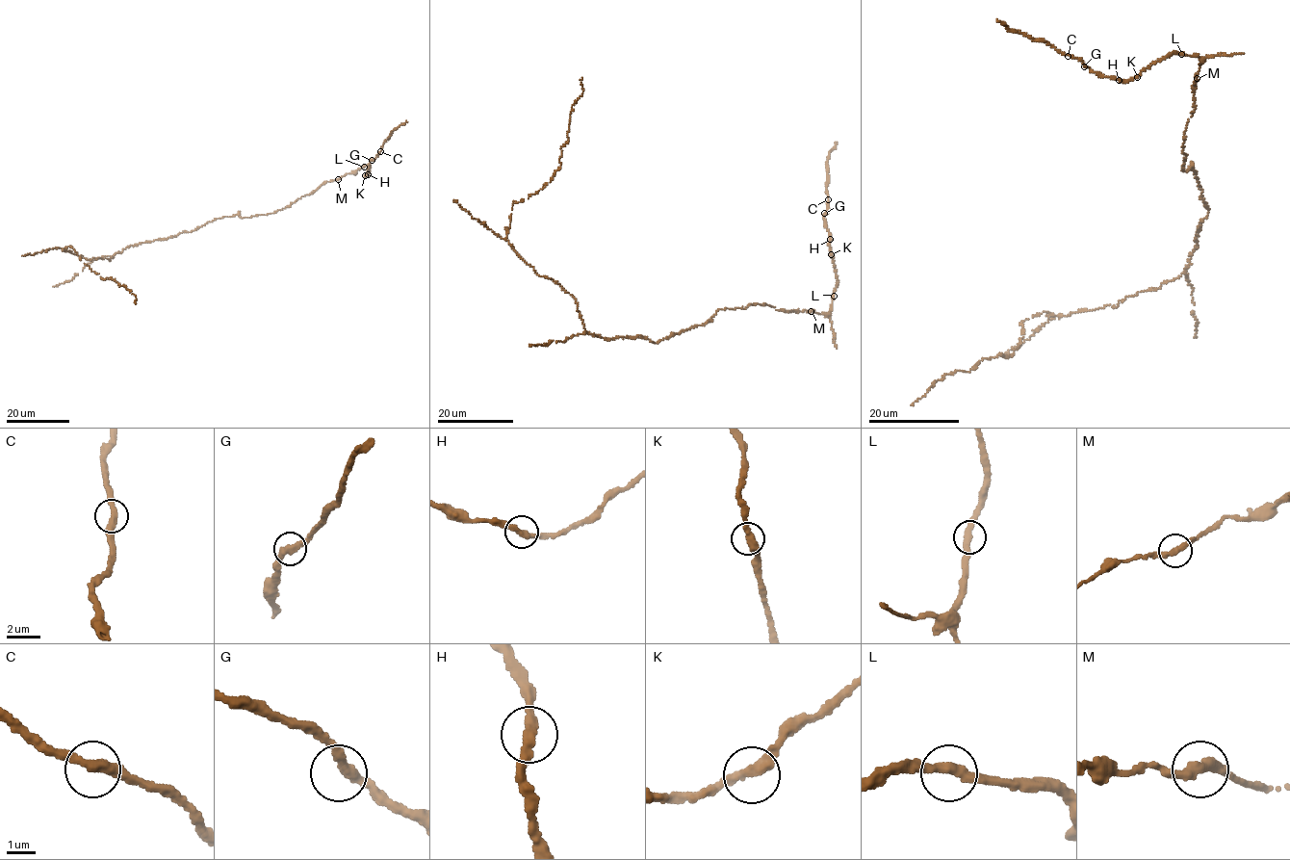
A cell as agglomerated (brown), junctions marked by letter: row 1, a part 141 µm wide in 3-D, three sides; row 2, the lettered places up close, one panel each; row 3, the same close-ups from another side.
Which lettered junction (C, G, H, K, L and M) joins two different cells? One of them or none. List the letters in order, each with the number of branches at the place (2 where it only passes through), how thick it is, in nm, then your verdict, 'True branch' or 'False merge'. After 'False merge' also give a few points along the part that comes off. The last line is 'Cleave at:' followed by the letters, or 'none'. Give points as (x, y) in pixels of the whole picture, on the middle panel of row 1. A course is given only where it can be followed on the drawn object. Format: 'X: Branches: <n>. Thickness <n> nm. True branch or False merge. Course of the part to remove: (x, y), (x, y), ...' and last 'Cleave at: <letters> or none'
C: Branches: 2. Thickness 360 nm. True branch
G: Branches: 2. Thickness 360 nm. True branch
H: Branches: 2. Thickness 340 nm. True branch
K: Branches: 2. Thickness 360 nm. True branch
L: Branches: 2. Thickness 360 nm. True branch
M: Branches: 2. Thickness 360 nm. True branch
Cleave at: none

